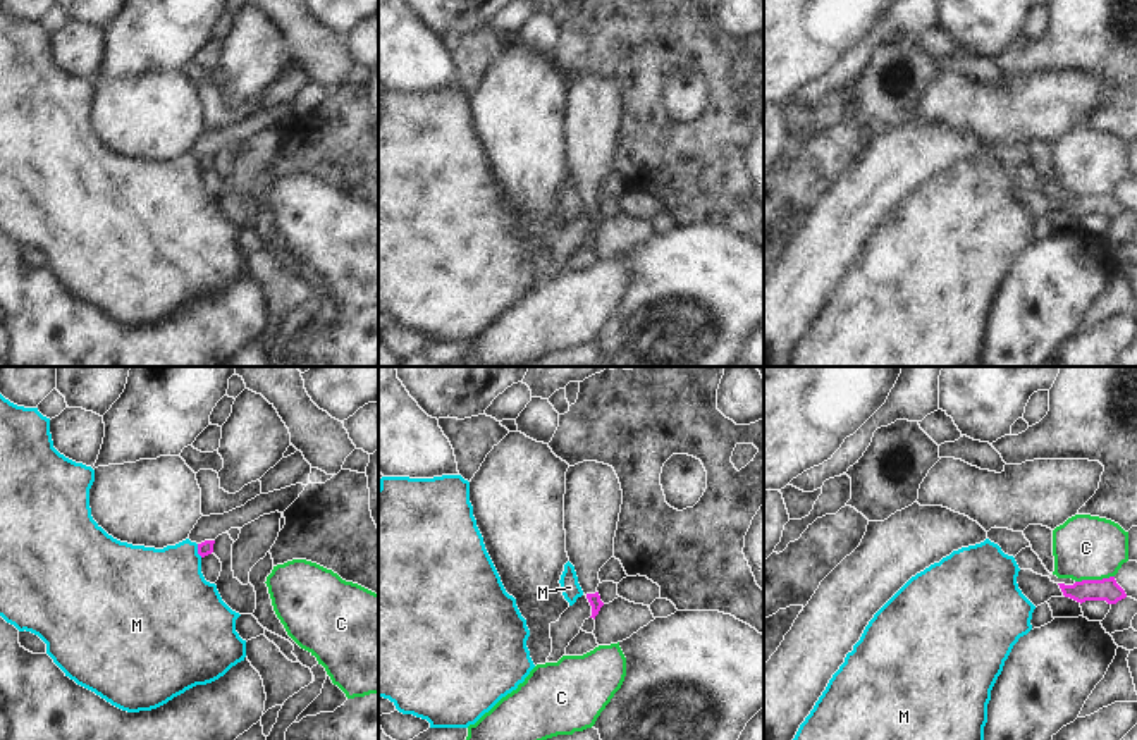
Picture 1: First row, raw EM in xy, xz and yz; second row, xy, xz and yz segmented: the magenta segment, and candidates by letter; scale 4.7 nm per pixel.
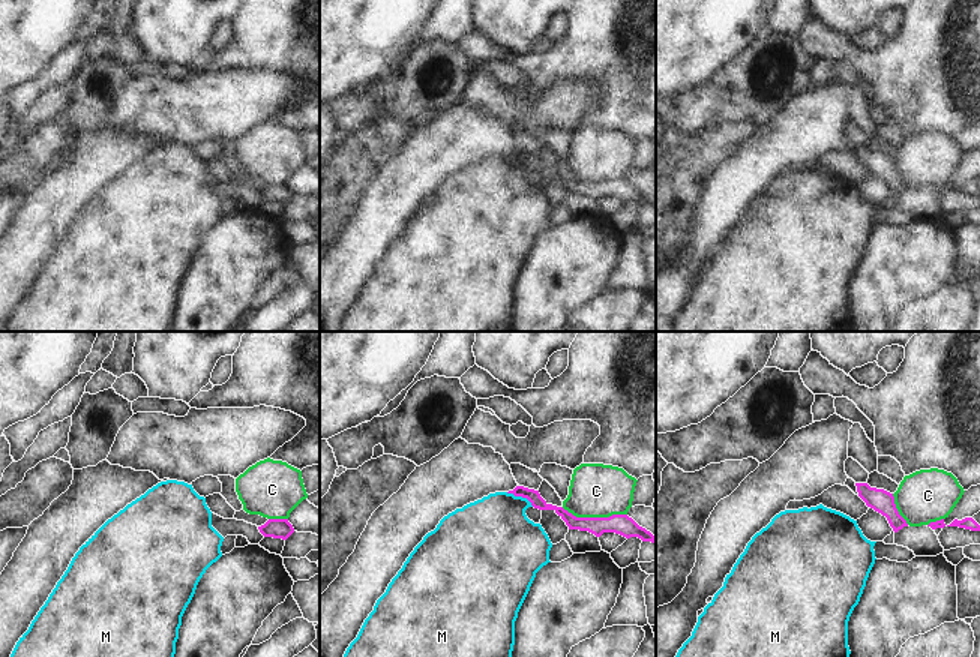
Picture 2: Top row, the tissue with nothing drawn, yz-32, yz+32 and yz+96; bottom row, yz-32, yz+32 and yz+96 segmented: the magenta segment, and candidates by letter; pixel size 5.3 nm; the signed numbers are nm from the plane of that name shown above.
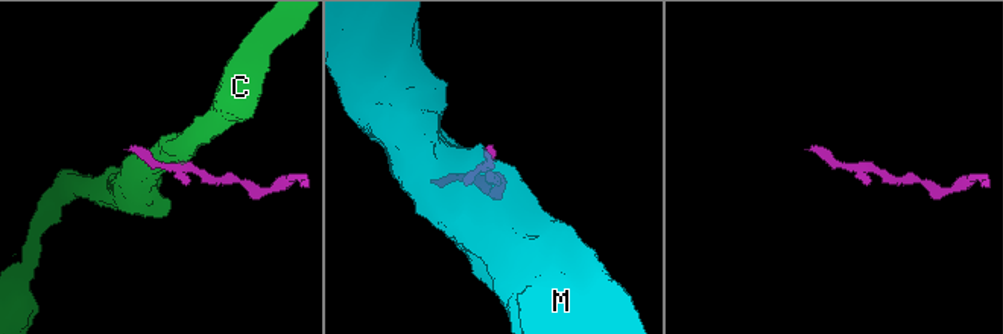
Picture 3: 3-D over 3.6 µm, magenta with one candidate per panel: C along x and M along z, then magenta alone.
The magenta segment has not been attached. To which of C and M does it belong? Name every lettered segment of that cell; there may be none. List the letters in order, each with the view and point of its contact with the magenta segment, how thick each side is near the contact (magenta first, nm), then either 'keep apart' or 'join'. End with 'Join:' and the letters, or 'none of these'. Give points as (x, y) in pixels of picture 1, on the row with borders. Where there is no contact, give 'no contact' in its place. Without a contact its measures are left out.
C: meets magenta in yz at (1094, 580); 110 nm thick on the magenta side, 300 nm on the other; keep apart
M: meets magenta in xy at (198, 551); 70 nm thick on the magenta side, 400 nm on the other; keep apart
Join: none of these

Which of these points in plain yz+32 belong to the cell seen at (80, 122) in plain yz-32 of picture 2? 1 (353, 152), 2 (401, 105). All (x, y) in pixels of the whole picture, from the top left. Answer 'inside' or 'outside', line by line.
1: outside
2: inside

